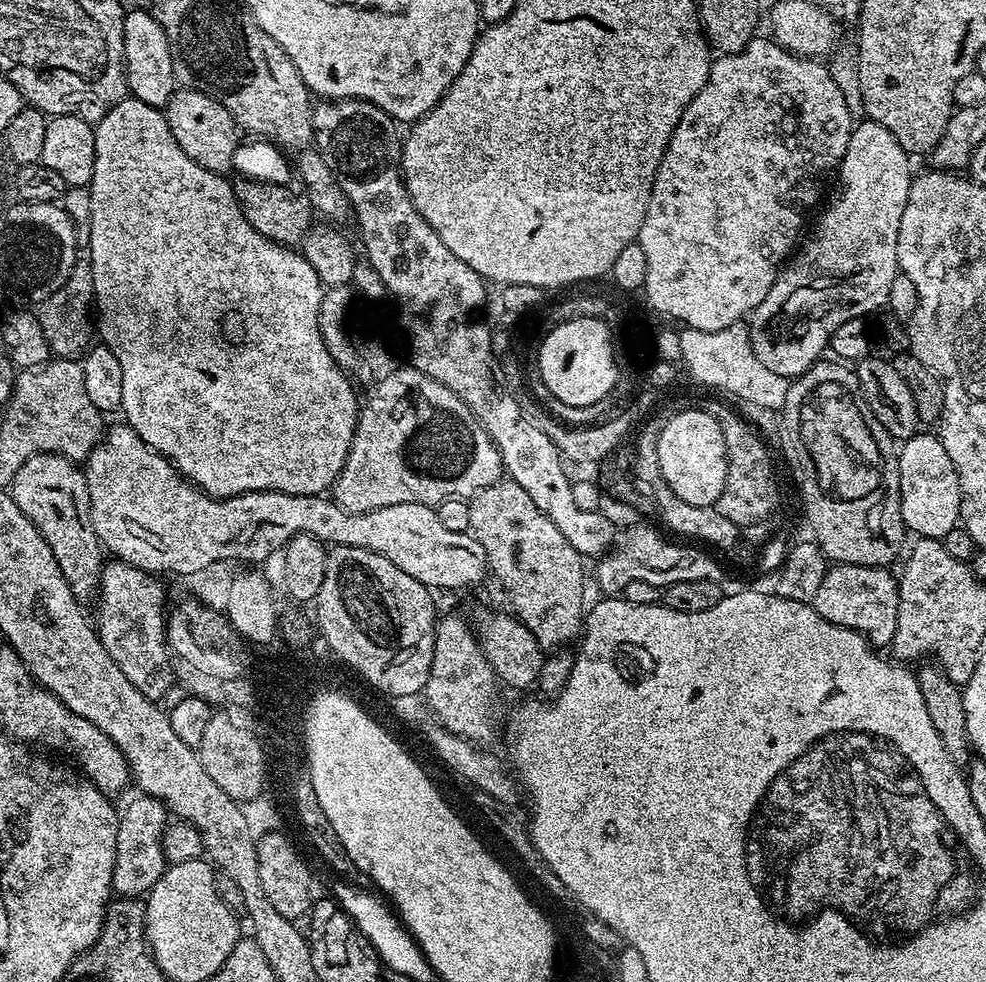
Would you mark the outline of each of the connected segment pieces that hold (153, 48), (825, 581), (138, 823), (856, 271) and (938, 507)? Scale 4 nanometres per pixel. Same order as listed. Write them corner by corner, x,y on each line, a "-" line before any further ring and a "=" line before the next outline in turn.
143,8
125,11
124,25
124,73
128,75
128,91
133,97
150,106
163,109
176,91
178,83
171,65
170,44
162,26
152,13
=
836,564
829,567
826,578
822,578
822,586
818,586
818,594
812,599
811,605
818,615
826,618
826,622
834,622
846,630
854,630
862,634
868,643
877,650
889,647
894,638
898,621
899,586
897,577
888,573
887,567
871,568
870,566
854,566
853,564
=
137,795
137,800
129,802
119,813
120,825
118,826
118,838
116,839
116,857
114,858
114,874
112,875
112,891
120,898
143,897
158,878
162,878
166,867
164,859
164,847
160,845
164,837
164,830
170,820
170,813
164,803
152,796
=
867,118
861,121
850,134
846,154
838,169
840,181
828,209
821,214
812,237
803,241
804,249
802,244
794,259
781,267
774,286
770,286
770,294
762,298
747,321
748,341
752,343
758,362
774,374
795,378
811,368
825,355
834,330
838,330
842,322
867,317
867,312
876,312
887,305
890,285
898,275
898,226
902,222
902,210
906,210
914,171
908,165
909,153
898,146
894,134
890,134
886,126
=
917,432
905,439
897,453
899,490
905,527
917,537
942,540
960,519
961,486
957,470
935,434

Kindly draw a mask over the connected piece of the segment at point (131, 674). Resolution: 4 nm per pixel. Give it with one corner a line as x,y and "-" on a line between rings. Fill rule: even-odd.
123,562
105,563
104,570
100,573
100,586
98,589
98,601
100,600
100,605
96,608
96,616
94,615
94,627
100,636
100,641
106,650
106,654
110,654
110,658
114,658
114,662
118,662
118,670
122,670
122,674
126,674
126,678
130,678
132,685
135,686
146,699
153,702
163,701
168,688
174,684
174,660
170,655
167,636
168,616
166,615
166,608
164,610
164,584
160,580
163,579
161,579
159,575
143,572
140,568
135,568

